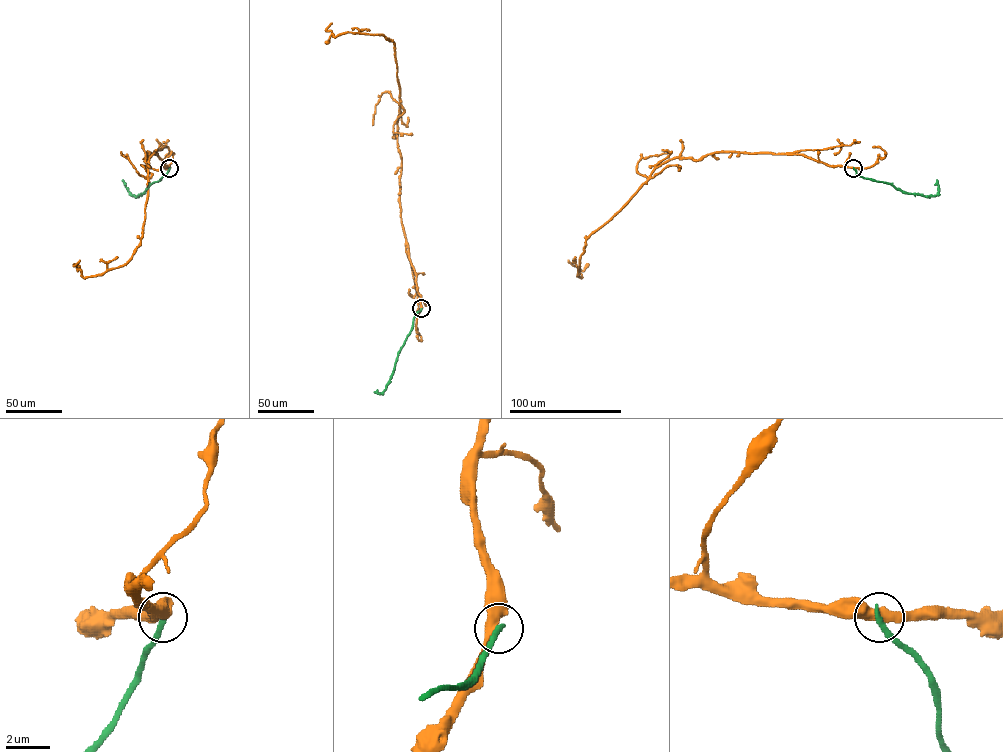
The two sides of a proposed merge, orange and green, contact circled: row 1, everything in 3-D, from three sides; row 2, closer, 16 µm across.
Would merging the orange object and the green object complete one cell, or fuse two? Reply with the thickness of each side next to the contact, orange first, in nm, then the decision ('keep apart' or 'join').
480 nm thick on the orange side, 300 nm on the other; keep apart

